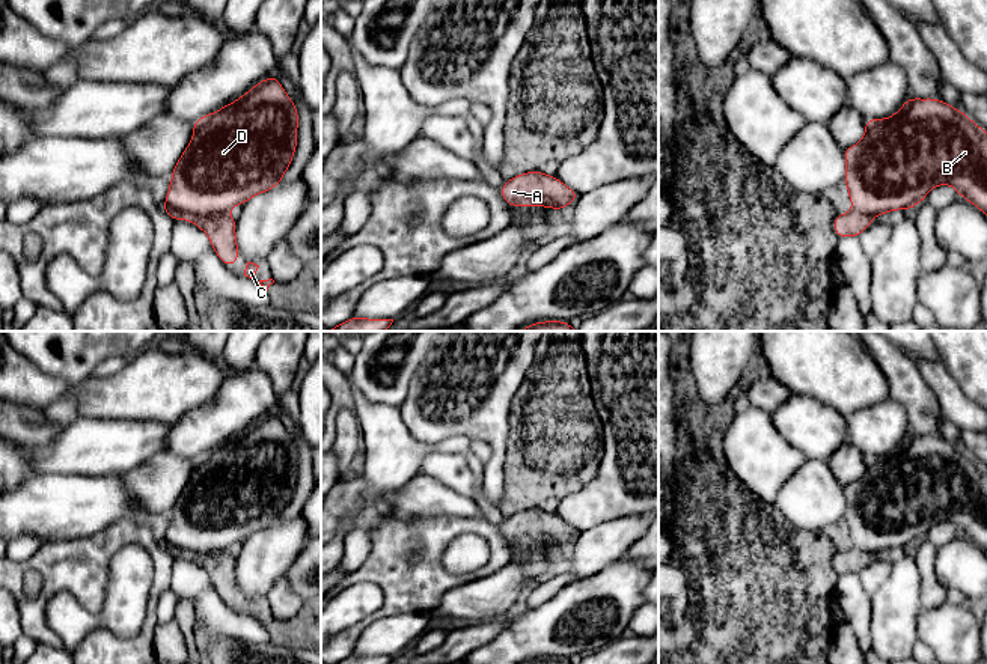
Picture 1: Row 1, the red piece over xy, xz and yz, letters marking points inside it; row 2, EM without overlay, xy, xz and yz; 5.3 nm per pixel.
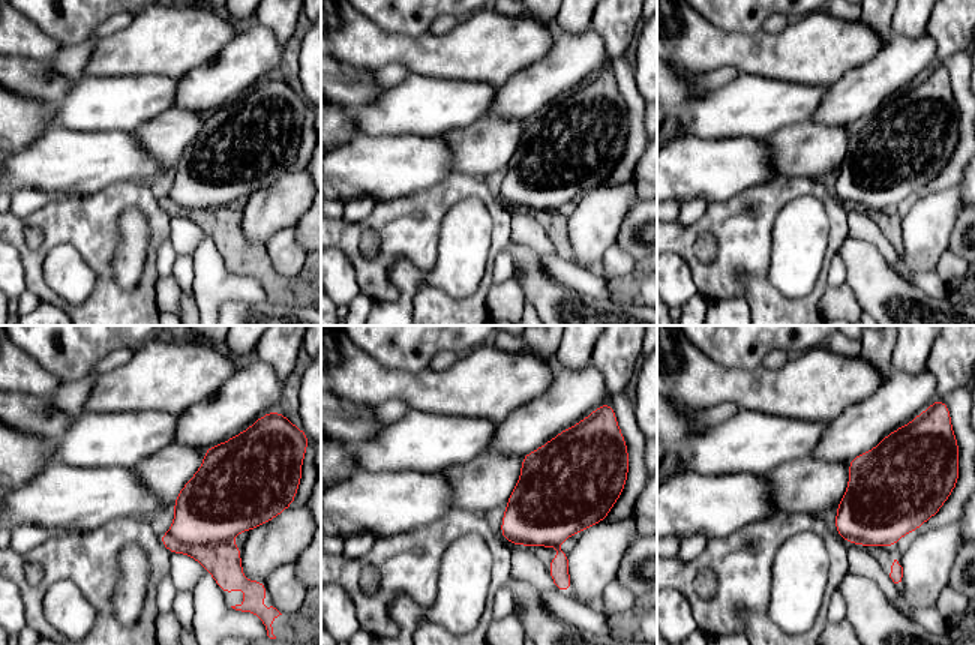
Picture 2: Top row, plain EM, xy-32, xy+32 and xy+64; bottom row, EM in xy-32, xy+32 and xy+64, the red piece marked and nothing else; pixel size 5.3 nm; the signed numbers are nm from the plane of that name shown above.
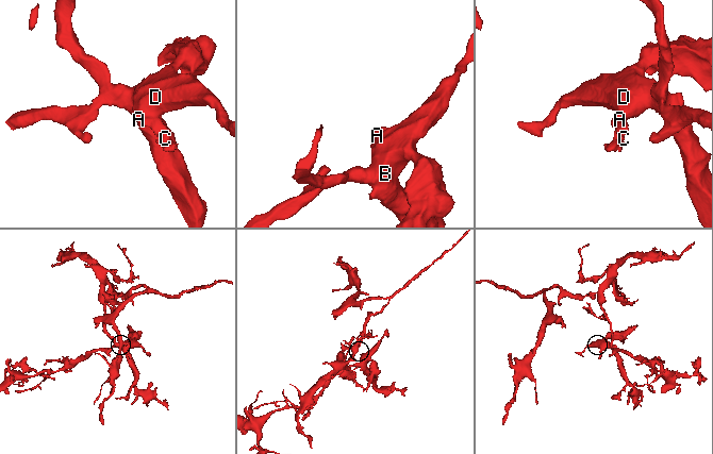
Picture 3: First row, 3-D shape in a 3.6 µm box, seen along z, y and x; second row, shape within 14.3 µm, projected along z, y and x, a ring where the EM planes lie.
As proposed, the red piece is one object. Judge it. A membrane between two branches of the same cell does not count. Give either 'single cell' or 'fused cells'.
fused cells

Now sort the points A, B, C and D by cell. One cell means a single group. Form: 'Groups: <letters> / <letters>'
Groups: A C / B D

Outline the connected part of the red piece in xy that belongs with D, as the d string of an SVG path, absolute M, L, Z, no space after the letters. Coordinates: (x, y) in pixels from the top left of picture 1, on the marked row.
M271 75L237 101L194 120L193 128L190 145L172 170L164 205L185 215L225 214L282 184L297 149L298 111Z

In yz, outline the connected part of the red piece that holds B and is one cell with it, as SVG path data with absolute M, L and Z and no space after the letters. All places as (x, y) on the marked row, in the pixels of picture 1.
M907 98L891 117L865 119L863 139L844 149L844 160L853 211L863 215L910 211L936 185L952 185L987 215L987 132L937 98Z

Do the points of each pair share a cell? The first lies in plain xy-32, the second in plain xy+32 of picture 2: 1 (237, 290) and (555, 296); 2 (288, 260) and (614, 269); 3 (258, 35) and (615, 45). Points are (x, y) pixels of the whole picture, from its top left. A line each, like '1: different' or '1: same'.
1: different
2: same
3: different

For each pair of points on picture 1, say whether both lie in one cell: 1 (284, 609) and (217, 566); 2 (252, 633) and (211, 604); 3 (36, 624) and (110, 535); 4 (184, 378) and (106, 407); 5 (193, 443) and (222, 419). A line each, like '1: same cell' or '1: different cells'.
1: different cells
2: same cell
3: same cell
4: same cell
5: same cell

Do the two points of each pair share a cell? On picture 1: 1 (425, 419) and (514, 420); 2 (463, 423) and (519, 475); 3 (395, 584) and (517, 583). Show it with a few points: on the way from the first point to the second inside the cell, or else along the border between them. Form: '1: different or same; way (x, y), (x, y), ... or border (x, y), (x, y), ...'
1: different; border (519, 387), (511, 402), (507, 450), (504, 455)
2: different; border (507, 450), (504, 494), (501, 497)
3: different; border (499, 569), (452, 587), (437, 604)

